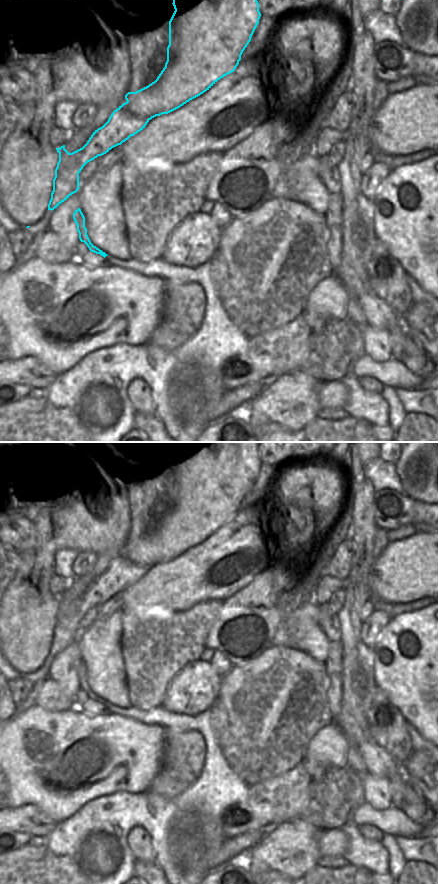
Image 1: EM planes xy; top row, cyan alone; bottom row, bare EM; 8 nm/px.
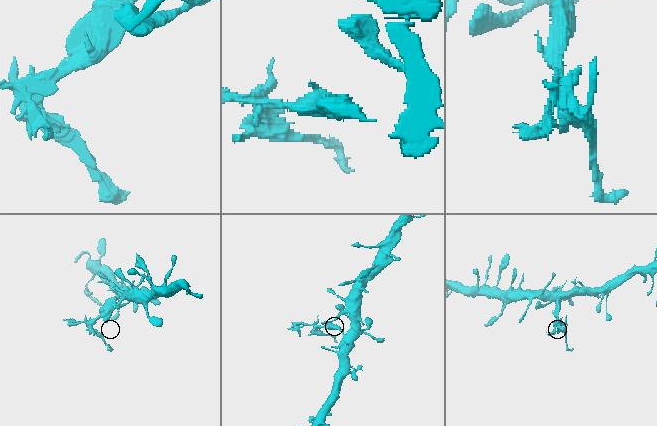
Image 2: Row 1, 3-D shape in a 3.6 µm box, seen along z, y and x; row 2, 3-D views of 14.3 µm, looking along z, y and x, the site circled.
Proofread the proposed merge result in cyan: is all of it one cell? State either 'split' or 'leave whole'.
split

